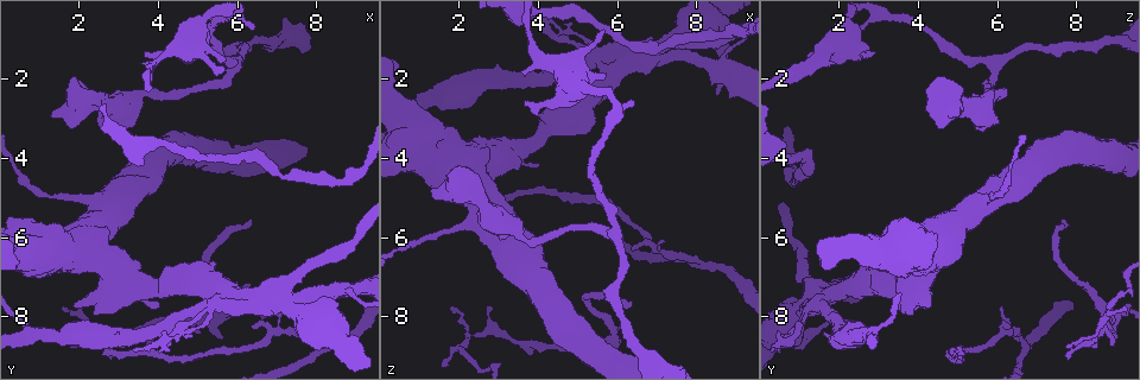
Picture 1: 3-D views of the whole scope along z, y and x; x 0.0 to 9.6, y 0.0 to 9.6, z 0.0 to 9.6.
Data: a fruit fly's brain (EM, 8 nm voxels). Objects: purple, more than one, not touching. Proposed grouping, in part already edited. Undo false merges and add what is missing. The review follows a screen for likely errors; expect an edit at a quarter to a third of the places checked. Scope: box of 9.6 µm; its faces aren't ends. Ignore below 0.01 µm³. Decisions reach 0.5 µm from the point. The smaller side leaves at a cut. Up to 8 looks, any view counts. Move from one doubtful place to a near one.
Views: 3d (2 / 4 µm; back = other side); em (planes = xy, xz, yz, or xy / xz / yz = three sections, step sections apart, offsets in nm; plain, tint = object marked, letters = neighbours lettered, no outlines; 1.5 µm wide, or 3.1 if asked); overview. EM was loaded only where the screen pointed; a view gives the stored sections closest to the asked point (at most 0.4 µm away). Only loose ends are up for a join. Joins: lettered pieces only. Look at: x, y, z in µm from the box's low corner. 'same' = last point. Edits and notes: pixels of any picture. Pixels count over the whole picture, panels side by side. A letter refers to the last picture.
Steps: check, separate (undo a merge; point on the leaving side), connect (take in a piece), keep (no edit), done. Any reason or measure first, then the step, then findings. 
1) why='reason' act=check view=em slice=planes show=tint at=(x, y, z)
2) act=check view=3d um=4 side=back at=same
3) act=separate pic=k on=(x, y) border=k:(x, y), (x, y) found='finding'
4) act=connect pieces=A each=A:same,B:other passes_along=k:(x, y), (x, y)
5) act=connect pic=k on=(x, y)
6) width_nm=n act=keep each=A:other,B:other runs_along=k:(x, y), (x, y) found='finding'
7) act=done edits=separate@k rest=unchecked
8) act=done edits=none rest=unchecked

why='free end' act=check view=em slice=planes show=letters at=(3.65, 1.65, 1.90)

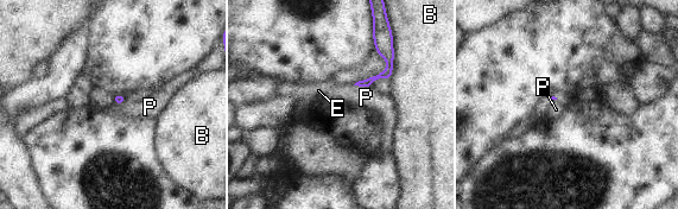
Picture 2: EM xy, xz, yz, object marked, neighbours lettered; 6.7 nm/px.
act=keep each=B:other,E:other,P:other border=2:(353, 84), (371, 88) found='none of them fits'

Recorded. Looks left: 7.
why='an open end' act=check view=em slice=planes show=letters at=(6.50, 0.75, 2.60)

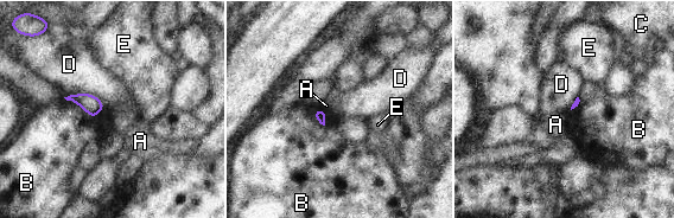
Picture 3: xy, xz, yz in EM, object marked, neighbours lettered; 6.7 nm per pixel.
longest_contact=D:300nm act=keep each=A:other,B:other,C:other,D:other,E:other border=3:(64, 97), (93, 94), (105, 108) found='none of them fits'

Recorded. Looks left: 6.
why='branch stops here' act=check view=em um=3.1 slice=yz step=8 show=letters at=(2.75, 8.75, 5.00)

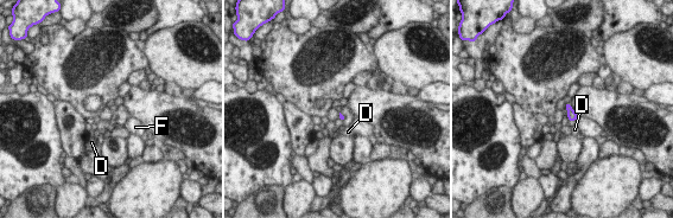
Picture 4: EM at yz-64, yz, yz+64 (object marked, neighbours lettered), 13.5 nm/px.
act=check view=em um=3.1 slice=xy step=8 show=letters at=same

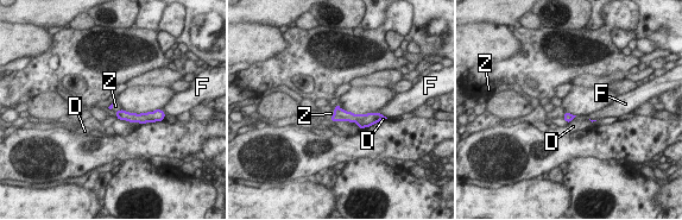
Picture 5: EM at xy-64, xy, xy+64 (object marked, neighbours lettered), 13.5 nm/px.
act=keep each=D:other,F:other,Z:other runs_along=5:(372, 115), (368, 118), (334, 118) found='no lettered piece goes on from it'

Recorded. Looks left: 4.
act=done edits=none rest=unchecked

